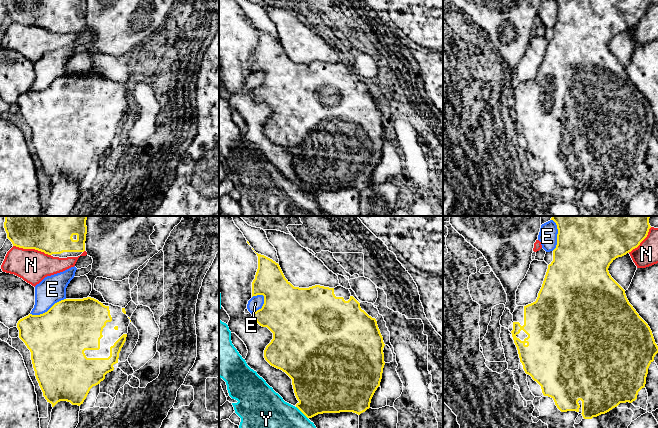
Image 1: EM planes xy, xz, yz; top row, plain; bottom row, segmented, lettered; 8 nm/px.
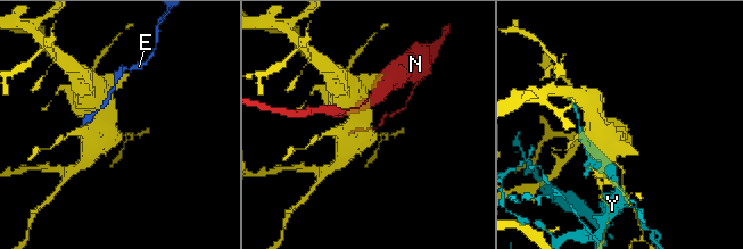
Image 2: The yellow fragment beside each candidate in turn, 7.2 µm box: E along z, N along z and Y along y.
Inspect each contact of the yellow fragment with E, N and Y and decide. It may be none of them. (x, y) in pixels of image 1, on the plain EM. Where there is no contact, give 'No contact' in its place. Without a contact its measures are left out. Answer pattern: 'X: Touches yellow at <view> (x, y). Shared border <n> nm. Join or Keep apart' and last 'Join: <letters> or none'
E: Touches yellow at xy (48, 86). Shared border 320 nm. Keep apart
N: Touches yellow at xy (32, 24). Shared border 320 nm. Keep apart
Y: Touches yellow at xz (301, 187). Shared border 140 nm. Keep apart
Join: none

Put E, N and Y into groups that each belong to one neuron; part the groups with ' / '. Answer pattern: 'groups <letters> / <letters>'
groups E / N / Y

